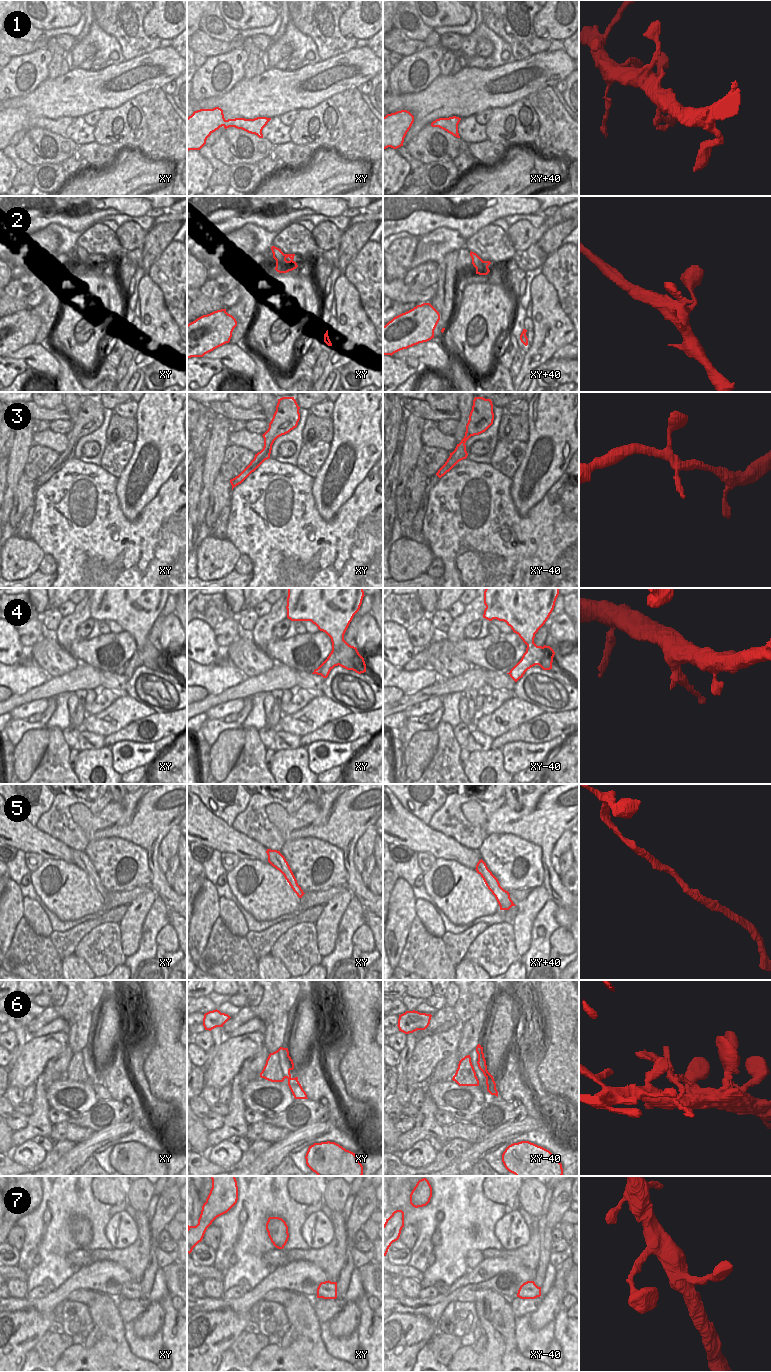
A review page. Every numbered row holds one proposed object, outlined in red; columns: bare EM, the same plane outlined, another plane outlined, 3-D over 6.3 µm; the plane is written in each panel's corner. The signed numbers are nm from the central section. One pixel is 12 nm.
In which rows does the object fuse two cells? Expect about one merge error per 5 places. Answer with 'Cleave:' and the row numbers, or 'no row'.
Cleave: 6

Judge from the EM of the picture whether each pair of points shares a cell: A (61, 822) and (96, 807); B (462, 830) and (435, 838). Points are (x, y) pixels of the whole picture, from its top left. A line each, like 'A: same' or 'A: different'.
A: same
B: different

